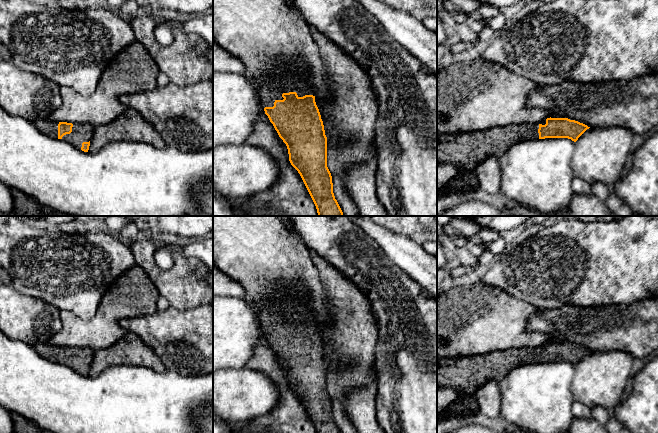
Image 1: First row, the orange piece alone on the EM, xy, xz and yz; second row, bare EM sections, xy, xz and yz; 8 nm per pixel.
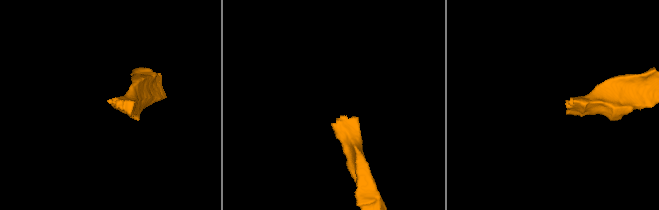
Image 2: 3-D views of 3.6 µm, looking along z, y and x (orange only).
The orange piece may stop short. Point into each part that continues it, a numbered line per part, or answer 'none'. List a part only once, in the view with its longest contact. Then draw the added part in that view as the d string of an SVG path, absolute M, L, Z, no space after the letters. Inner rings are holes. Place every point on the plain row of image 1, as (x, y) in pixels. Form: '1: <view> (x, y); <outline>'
1: xz (269, 313); M284 289L279 299L254 305L263 332L273 331L276 324L283 324L283 317L296 316L298 321L313 319L302 299L292 289Z

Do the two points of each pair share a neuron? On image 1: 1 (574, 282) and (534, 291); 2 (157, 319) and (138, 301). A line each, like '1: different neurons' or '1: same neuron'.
1: same neuron
2: different neurons

